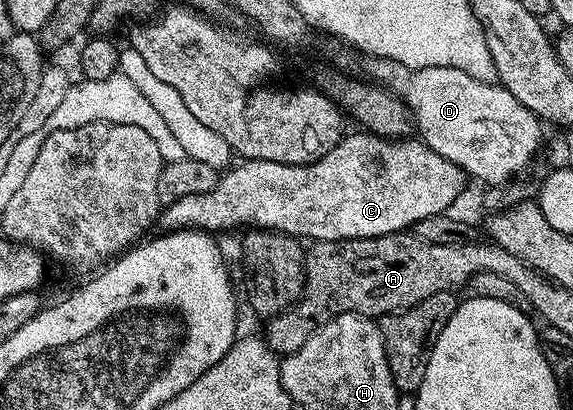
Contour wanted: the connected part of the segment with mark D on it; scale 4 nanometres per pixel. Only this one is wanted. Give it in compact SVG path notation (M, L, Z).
M367 56L365 61L365 76L375 86L381 86L405 102L420 140L432 147L432 151L436 151L438 155L444 155L449 161L461 166L473 180L481 181L487 186L504 185L517 178L517 173L524 172L529 167L530 160L537 155L538 144L542 141L543 122L504 86L494 81L481 81L468 75L468 71L460 71L456 67L409 69L387 57Z

